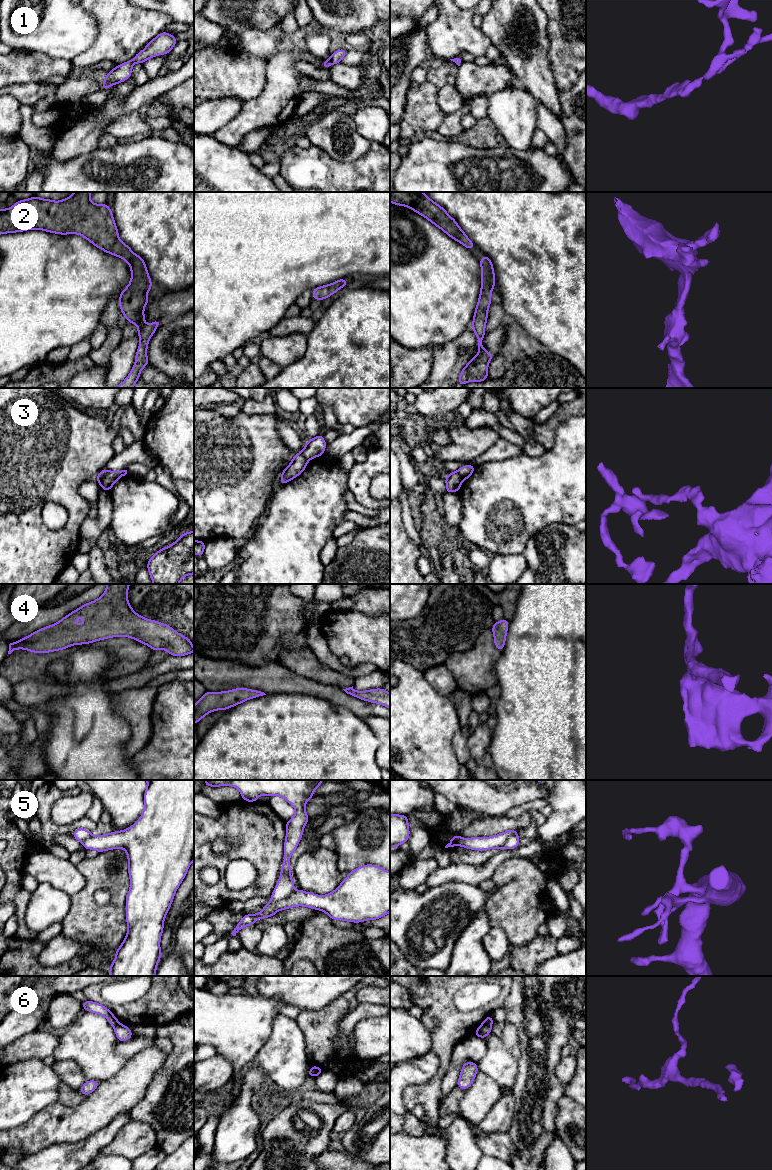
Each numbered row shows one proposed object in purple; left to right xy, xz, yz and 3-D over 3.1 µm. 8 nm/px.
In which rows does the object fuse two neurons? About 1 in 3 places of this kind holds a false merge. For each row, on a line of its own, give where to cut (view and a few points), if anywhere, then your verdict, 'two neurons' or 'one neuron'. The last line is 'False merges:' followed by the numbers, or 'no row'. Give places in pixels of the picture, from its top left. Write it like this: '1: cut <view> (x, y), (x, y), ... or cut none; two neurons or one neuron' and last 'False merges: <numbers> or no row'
1: cut none; one neuron
2: cut none; one neuron
3: cut xy (109, 471), (99, 483); two neurons
4: cut none; one neuron
5: cut xz (292, 891), (278, 904), (278, 909); two neurons
6: cut yz (482, 1024), (490, 1027); two neurons
False merges: 3, 5, 6

